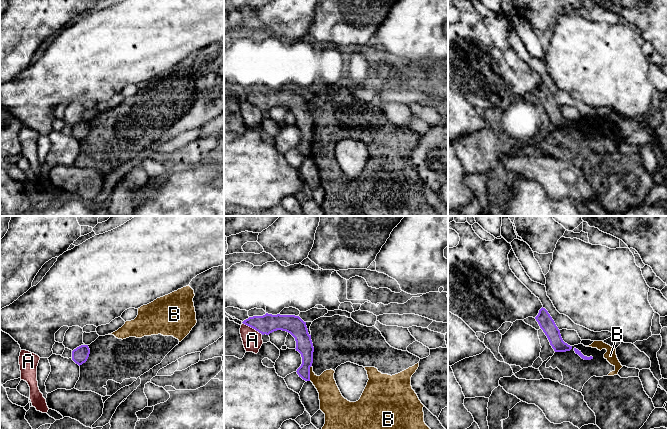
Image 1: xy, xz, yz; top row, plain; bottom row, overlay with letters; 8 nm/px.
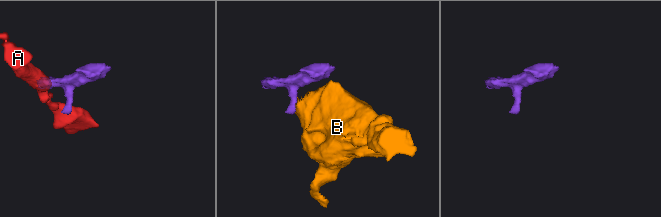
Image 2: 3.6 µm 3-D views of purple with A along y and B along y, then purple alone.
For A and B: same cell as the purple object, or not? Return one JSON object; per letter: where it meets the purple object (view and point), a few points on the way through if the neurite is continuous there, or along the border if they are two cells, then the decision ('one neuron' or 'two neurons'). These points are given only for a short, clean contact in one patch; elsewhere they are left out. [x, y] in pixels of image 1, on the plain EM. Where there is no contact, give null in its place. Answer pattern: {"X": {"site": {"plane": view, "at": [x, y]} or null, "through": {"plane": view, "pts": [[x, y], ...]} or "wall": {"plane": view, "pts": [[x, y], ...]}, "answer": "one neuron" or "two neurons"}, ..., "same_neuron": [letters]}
{"A": {"site": {"plane": "xz", "at": [252, 103]}, "wall": {"plane": "xz", "pts": [[242, 98], [262, 110]]}, "answer": "two neurons"}, "B": {"site": {"plane": "xz", "at": [309, 149]}, "answer": "two neurons"}, "same_neuron": []}

